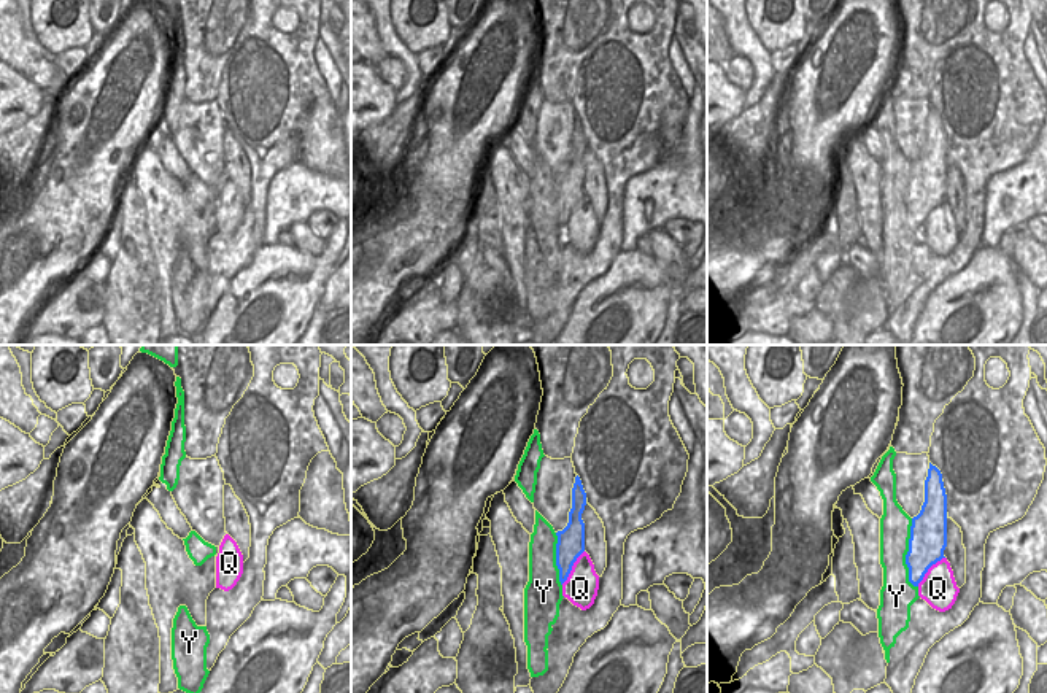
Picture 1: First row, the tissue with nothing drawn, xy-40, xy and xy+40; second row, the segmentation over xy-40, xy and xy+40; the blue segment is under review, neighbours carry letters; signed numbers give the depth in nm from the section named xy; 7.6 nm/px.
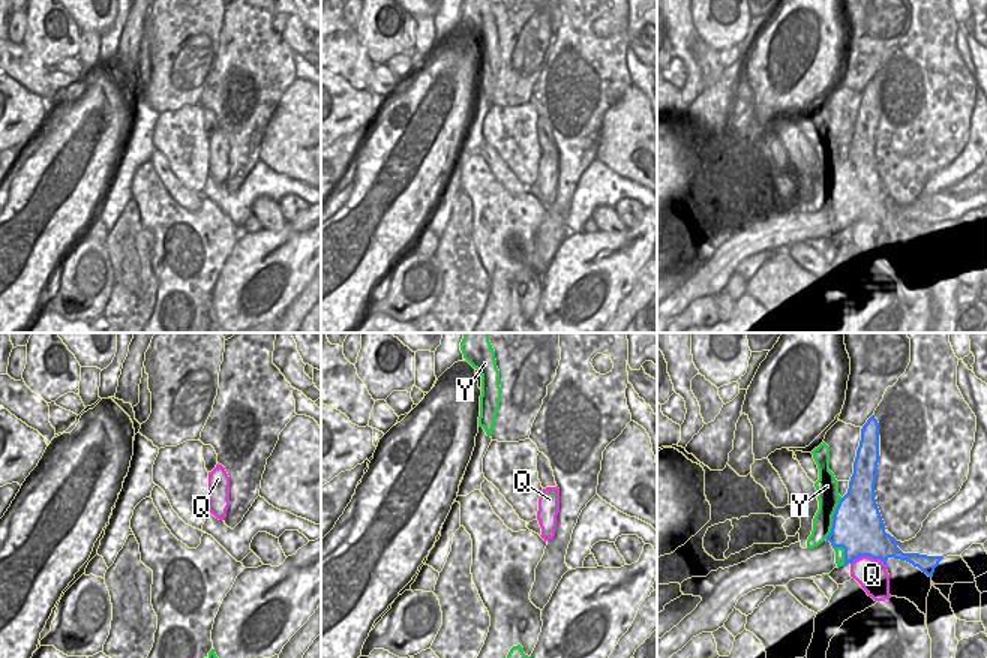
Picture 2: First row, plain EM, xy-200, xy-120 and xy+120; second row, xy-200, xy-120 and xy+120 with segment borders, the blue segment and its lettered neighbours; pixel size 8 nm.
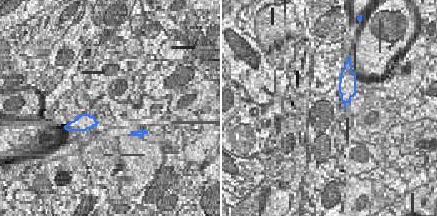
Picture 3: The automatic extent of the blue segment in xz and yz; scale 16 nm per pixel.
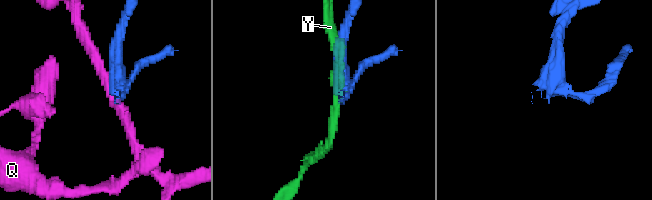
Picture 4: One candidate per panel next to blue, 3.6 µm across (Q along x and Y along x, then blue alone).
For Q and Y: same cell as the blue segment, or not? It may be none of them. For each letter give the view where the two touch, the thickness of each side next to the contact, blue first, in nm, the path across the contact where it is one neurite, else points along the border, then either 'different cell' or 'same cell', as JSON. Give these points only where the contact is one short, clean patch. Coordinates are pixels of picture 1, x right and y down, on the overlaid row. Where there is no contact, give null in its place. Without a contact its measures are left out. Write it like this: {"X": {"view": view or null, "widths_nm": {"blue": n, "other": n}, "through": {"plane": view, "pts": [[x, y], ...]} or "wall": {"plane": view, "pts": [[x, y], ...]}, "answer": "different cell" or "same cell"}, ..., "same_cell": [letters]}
{"Q": {"view": "xy", "widths_nm": {"blue": 220, "other": 260}, "answer": "different cell"}, "Y": {"view": "xy+40", "widths_nm": {"blue": 280, "other": 240}, "answer": "different cell"}, "same_cell": []}

